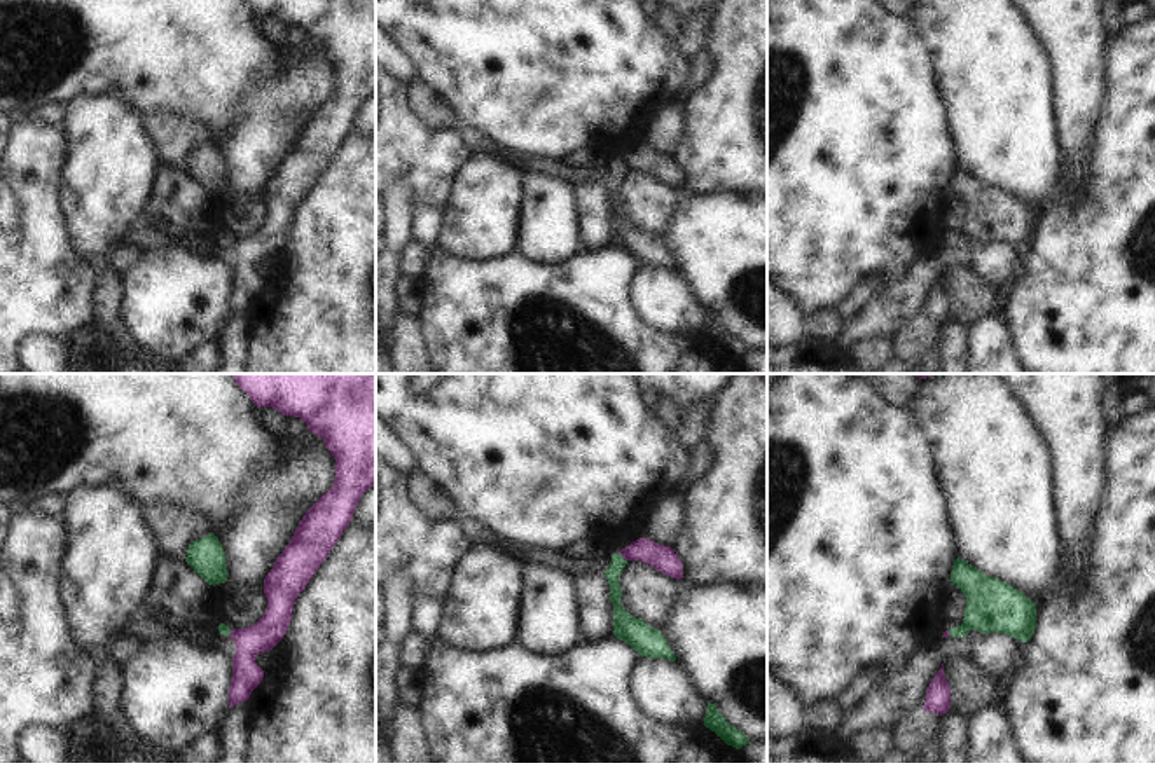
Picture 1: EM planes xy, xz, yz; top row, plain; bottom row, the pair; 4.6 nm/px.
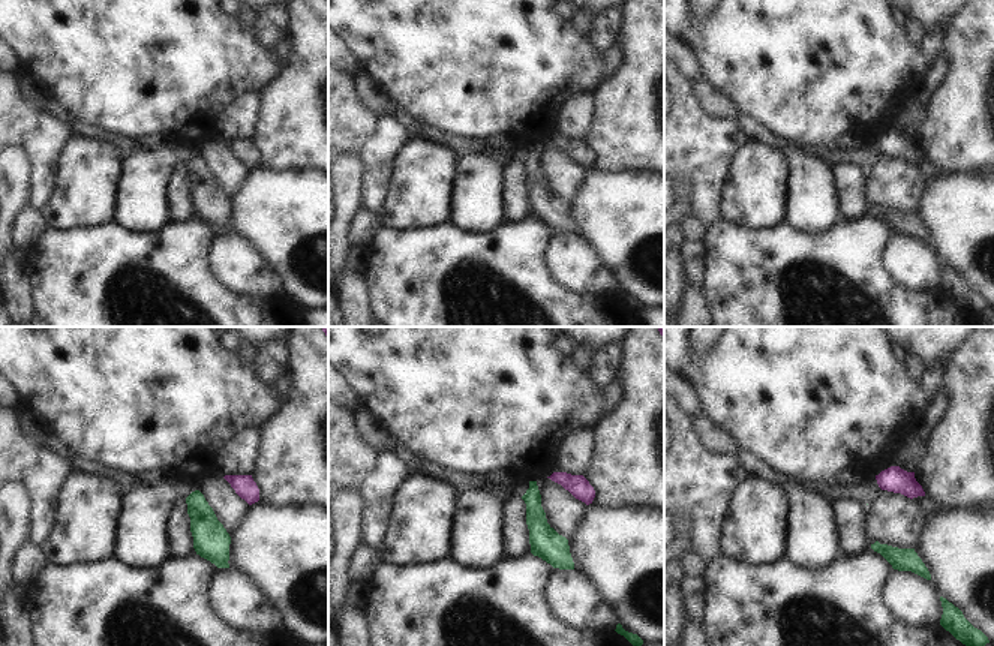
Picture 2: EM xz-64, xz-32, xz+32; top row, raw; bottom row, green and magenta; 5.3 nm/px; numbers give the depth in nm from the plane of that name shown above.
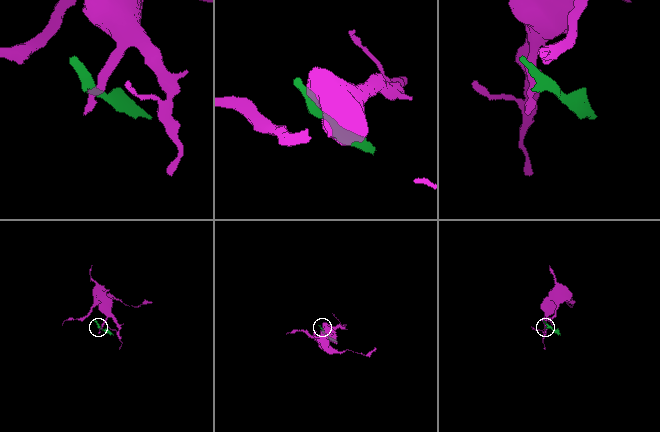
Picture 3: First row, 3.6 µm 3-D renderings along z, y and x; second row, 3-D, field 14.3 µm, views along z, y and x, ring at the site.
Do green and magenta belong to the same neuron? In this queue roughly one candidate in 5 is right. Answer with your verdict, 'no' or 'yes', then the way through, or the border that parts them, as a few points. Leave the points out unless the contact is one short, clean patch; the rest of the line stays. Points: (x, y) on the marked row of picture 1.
no | along xz (619, 554), (626, 561)

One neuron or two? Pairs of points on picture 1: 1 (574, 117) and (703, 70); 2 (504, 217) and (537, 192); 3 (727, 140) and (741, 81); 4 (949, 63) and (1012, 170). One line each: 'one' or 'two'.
1: two
2: two
3: one
4: one

